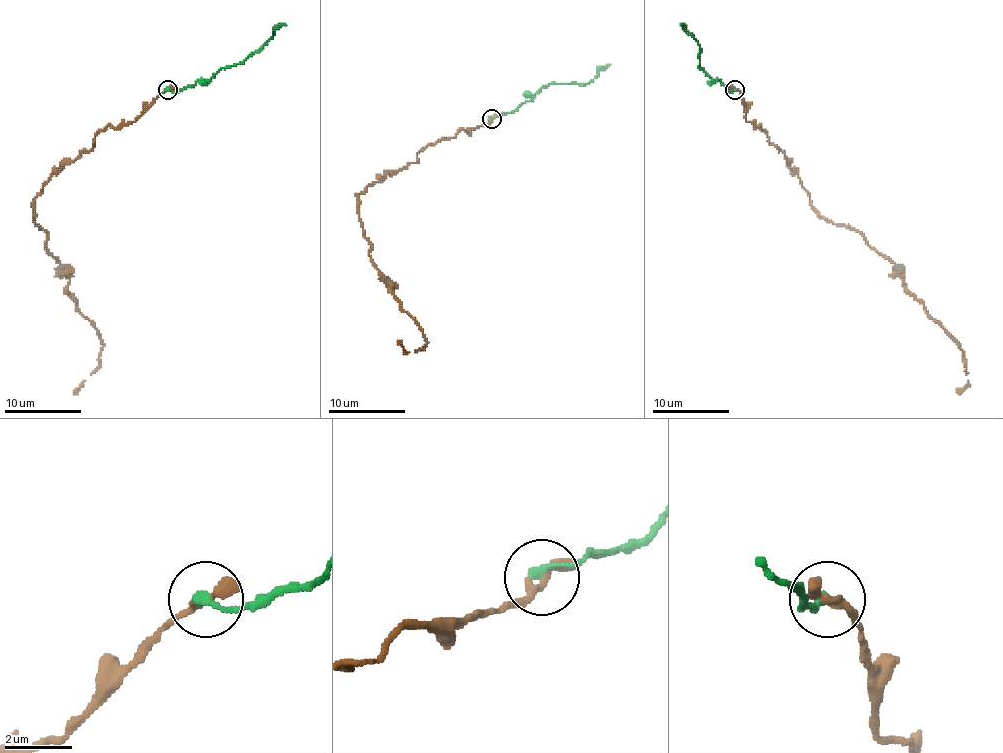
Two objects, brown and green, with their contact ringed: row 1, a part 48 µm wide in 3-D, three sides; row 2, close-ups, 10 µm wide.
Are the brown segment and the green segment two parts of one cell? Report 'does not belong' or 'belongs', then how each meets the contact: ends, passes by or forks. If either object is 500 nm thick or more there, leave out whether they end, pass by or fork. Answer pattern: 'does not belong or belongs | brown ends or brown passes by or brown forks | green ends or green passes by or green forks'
belongs | brown ends | green ends

